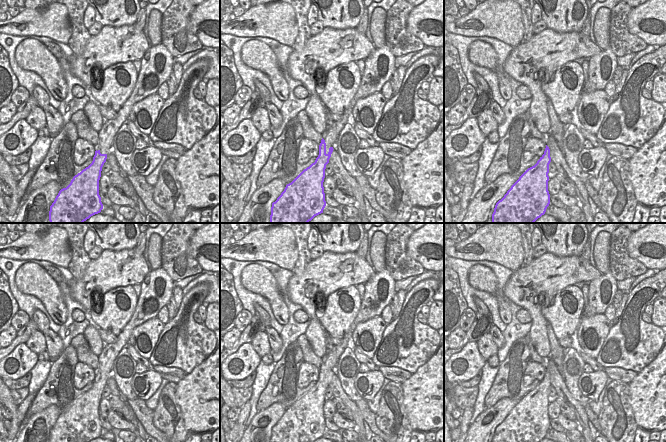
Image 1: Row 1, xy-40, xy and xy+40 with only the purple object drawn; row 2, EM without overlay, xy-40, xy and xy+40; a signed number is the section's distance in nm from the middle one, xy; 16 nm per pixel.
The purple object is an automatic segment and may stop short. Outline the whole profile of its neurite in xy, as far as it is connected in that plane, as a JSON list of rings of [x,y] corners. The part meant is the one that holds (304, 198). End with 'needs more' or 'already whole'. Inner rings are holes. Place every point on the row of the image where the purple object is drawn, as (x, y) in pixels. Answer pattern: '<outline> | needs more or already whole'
[[[346,110],[340,121],[334,121],[322,133],[319,155],[272,203],[270,223],[308,223],[323,213],[326,206],[323,182],[326,165],[337,148],[338,136],[347,123]]] | needs more

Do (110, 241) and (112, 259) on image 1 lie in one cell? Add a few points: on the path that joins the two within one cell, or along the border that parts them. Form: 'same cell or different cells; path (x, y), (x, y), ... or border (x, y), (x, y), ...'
different cells; border (134, 247), (120, 250), (103, 250)

